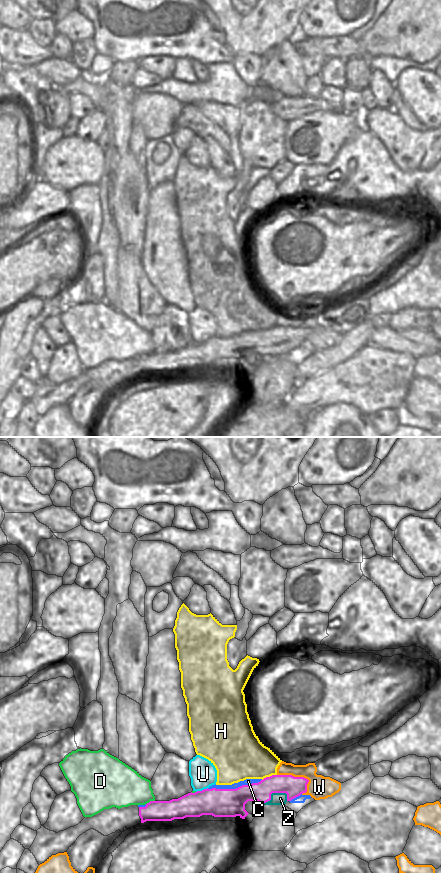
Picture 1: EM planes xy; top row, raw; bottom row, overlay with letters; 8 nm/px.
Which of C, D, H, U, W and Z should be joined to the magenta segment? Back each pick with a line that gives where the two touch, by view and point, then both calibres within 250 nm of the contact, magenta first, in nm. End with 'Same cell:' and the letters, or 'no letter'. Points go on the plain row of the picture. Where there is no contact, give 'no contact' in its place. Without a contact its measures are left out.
D: meets magenta in xy at (150, 353); 170 nm thick on the magenta side, 320 nm on the other
Same cell: D

